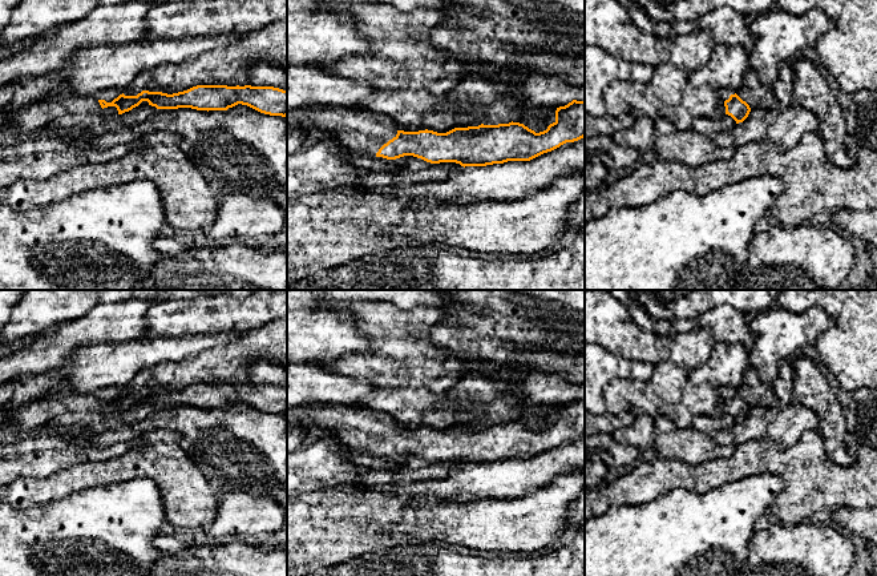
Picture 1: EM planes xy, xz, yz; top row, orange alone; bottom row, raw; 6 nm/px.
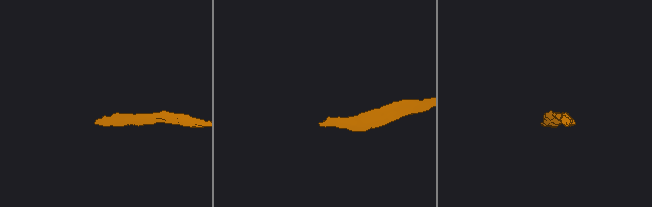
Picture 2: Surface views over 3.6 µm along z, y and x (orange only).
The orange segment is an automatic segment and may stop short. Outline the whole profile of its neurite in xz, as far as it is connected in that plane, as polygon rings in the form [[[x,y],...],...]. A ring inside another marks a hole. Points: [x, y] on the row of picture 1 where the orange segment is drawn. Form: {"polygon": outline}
{"polygon": [[[573,100],[555,110],[555,121],[536,133],[524,124],[454,128],[446,133],[407,132],[392,118],[368,110],[334,106],[287,112],[287,126],[319,128],[357,154],[387,160],[413,156],[431,164],[486,166],[530,161],[566,142],[585,137],[585,101]]]}

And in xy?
{"polygon": [[[197,85],[173,94],[142,90],[137,96],[125,96],[121,89],[104,89],[93,96],[49,94],[17,110],[1,108],[0,132],[16,140],[32,134],[68,113],[98,113],[104,108],[116,106],[118,114],[122,114],[142,101],[147,101],[157,109],[191,108],[207,112],[227,110],[242,104],[264,114],[287,116],[287,90],[274,86]]]}

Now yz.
{"polygon": [[[719,89],[718,94],[719,98],[724,102],[726,114],[731,116],[736,124],[743,122],[748,117],[751,108],[736,94],[736,90]]]}

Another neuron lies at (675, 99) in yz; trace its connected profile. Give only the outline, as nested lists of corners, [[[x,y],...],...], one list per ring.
[[[662,64],[647,84],[614,81],[603,90],[606,114],[611,120],[629,112],[635,118],[664,117],[679,130],[692,128],[698,117],[720,120],[726,106],[718,90],[707,85],[694,88],[688,76],[672,64]]]

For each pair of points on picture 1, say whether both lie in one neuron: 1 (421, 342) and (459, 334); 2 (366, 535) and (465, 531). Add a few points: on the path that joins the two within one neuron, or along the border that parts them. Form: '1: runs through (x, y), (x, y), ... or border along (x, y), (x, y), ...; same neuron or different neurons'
1: border along (427, 333), (435, 347); different neurons
2: runs through (391, 527), (440, 527); same neuron

